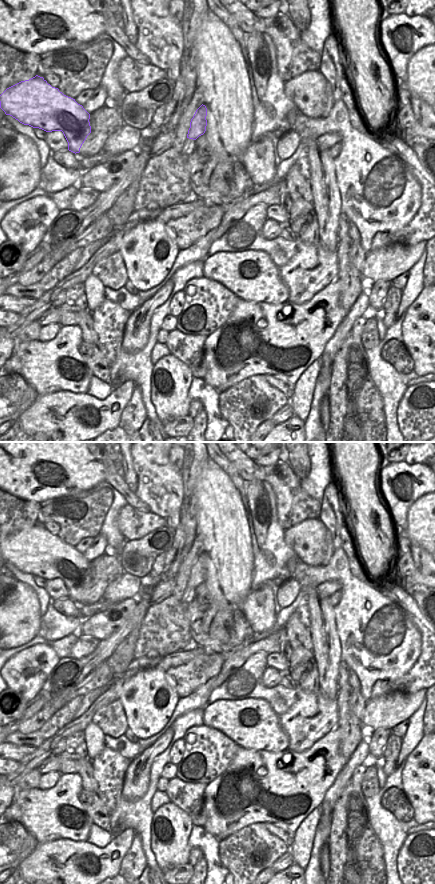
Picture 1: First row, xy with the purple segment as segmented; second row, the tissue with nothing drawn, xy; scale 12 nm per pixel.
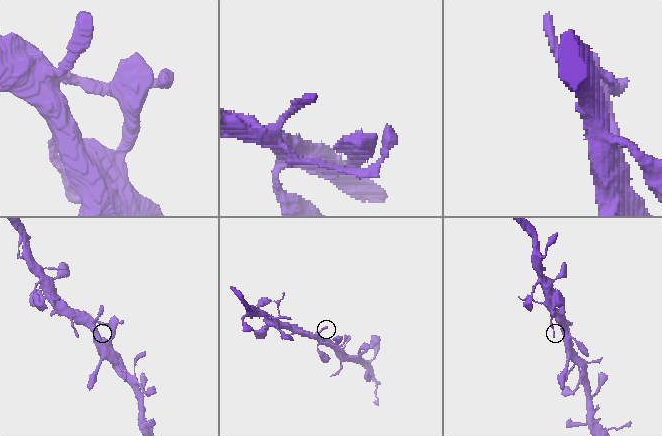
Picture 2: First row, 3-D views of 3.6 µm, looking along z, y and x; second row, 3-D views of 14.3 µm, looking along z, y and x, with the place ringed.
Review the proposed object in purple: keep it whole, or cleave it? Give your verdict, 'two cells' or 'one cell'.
one cell

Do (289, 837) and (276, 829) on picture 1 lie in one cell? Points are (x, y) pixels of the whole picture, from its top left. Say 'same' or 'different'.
same

